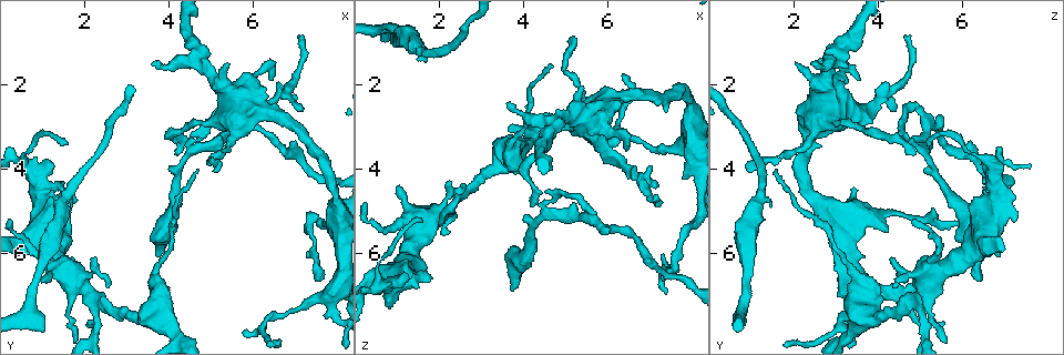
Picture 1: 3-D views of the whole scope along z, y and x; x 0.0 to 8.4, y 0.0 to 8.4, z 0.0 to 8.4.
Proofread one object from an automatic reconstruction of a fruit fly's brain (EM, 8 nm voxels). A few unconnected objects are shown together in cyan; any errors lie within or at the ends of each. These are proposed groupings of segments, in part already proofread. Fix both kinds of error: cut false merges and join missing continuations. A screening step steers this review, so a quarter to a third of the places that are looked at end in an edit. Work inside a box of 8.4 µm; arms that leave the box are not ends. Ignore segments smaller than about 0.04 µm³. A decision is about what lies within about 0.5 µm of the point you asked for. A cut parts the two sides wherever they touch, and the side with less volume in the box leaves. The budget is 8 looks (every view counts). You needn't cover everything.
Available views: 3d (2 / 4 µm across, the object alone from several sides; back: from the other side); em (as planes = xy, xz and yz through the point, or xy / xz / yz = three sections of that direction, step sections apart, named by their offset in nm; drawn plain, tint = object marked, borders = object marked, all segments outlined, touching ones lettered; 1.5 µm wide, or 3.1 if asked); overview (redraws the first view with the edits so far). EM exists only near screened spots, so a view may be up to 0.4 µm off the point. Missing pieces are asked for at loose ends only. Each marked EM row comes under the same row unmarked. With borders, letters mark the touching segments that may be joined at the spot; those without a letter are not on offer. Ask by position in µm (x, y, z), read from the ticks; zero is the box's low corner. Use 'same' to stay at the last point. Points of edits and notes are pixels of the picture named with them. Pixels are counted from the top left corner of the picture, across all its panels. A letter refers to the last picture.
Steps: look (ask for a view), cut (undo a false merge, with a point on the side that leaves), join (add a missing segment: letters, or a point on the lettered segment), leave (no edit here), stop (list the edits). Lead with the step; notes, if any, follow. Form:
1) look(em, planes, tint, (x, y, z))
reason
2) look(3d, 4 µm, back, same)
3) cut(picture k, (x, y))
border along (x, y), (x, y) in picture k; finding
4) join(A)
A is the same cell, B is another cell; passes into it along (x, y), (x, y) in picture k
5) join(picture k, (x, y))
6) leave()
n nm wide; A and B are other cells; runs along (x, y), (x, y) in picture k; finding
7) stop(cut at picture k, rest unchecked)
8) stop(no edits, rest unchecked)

look(3d, 2 µm, (5.50, 2.60, 4.90))
closes a loop

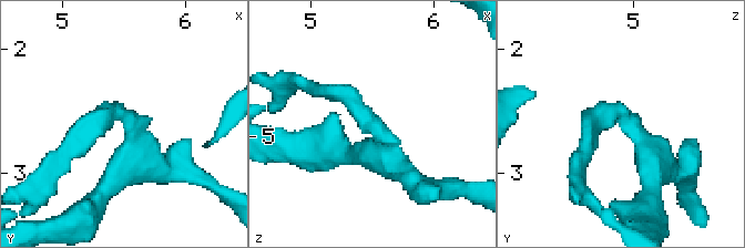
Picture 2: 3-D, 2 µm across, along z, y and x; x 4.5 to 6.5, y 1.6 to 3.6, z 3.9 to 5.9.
look(em, planes, tint, (5.52, 2.56, 4.92))
arms of 200, 220 nm

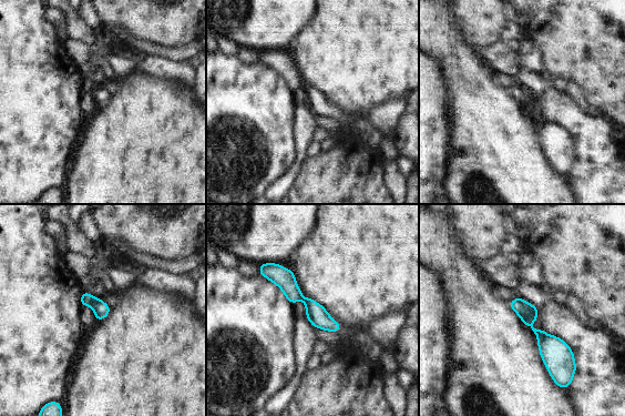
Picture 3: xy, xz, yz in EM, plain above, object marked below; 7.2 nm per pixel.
look(em, planes, borders, same)
see the neighbours

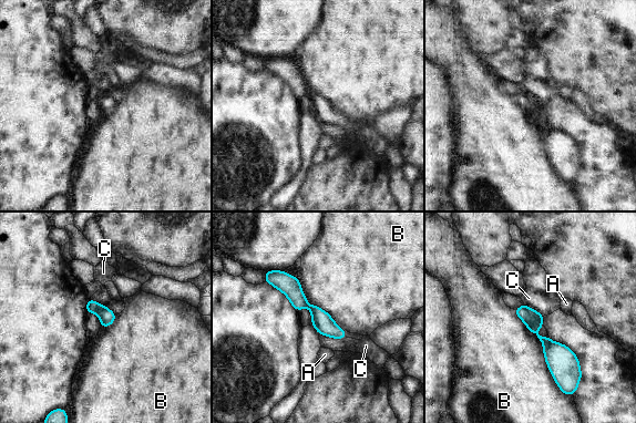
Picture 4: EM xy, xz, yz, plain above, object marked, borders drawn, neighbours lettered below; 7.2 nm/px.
cut(picture 4, (106, 317))
A, B and C are other cells; two neurons meet here

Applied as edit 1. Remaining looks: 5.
look(em, xy, step 4, borders, (6.45, 1.95, 3.55))
an open end

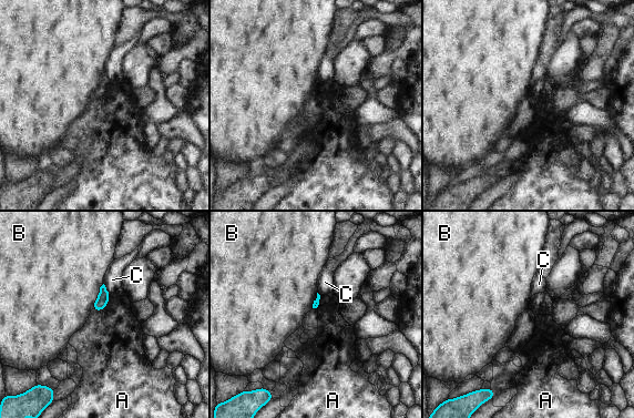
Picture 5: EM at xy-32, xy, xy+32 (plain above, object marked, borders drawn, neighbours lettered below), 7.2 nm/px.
look(em, planes, borders, same)

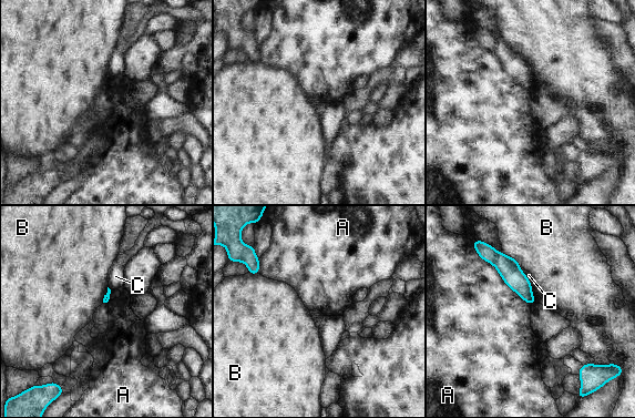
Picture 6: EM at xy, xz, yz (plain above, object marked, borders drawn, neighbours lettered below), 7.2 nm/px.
leave()
A, B and C are other cells; border along (479, 256), (531, 305) in picture 6; no lettered segment goes on from it

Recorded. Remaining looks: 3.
look(em, xz, step 8, tint, (1.10, 7.80, 0.70))
branch stops here

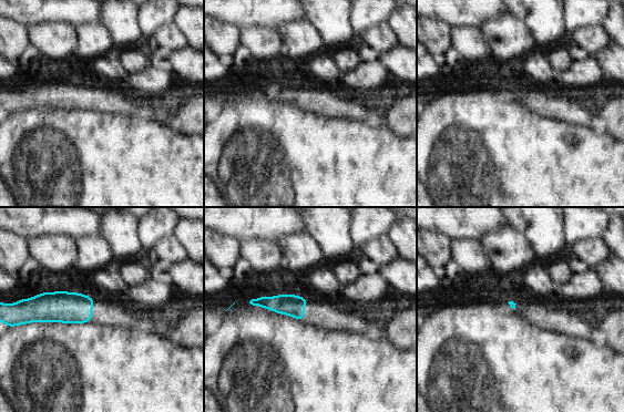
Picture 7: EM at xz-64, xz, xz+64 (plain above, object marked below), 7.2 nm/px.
look(em, xz, step 8, borders, same)
what lies round it

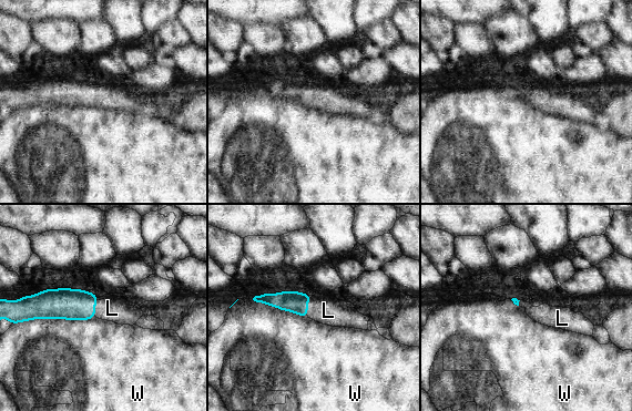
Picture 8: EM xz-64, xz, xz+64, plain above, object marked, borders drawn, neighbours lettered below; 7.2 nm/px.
join(L)
L is the same cell, W is another cell; passes into it along (67, 304), (94, 307), (112, 308) in picture 8; the neuron continues

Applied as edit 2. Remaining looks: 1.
stop(cut at picture 4, join at picture 8, rest unchecked)

